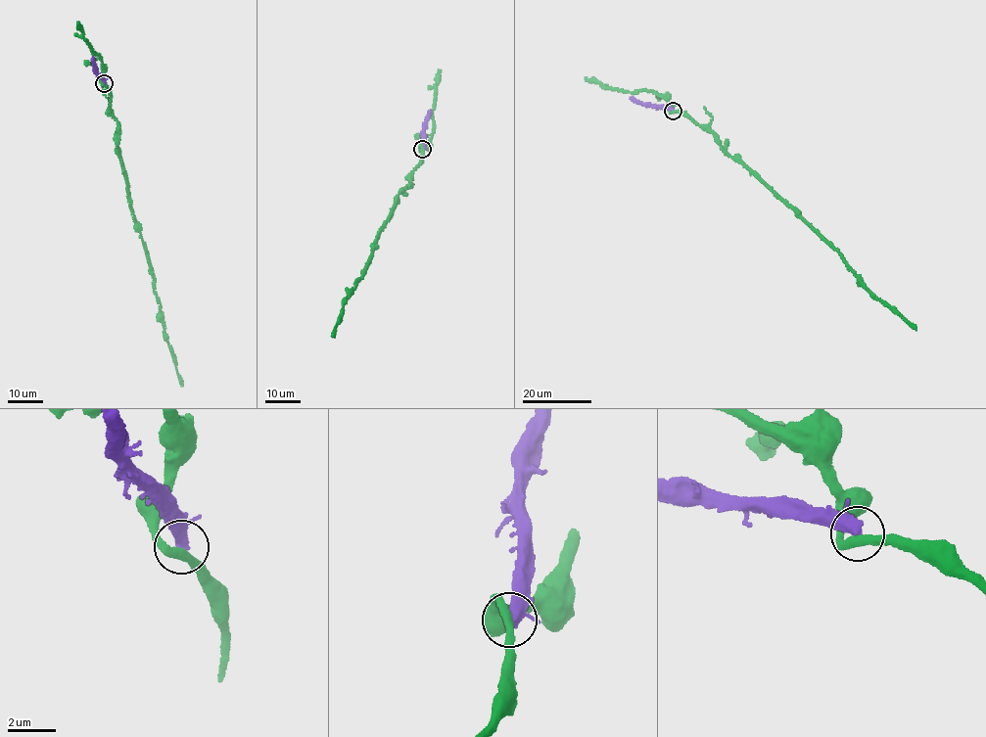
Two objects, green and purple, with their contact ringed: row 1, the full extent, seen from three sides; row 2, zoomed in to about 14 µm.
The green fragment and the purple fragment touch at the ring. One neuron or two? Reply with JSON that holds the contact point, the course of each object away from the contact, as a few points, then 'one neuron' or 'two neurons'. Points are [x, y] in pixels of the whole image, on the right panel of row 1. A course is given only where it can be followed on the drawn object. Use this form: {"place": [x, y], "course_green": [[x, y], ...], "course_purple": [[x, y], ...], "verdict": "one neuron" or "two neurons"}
{"place": [673, 111], "course_green": [[672, 111], [685, 113], [709, 129], [722, 148], [735, 157], [838, 253], [857, 279], [915, 329]], "course_purple": [[672, 111], [643, 106], [630, 96]], "verdict": "two neurons"}

